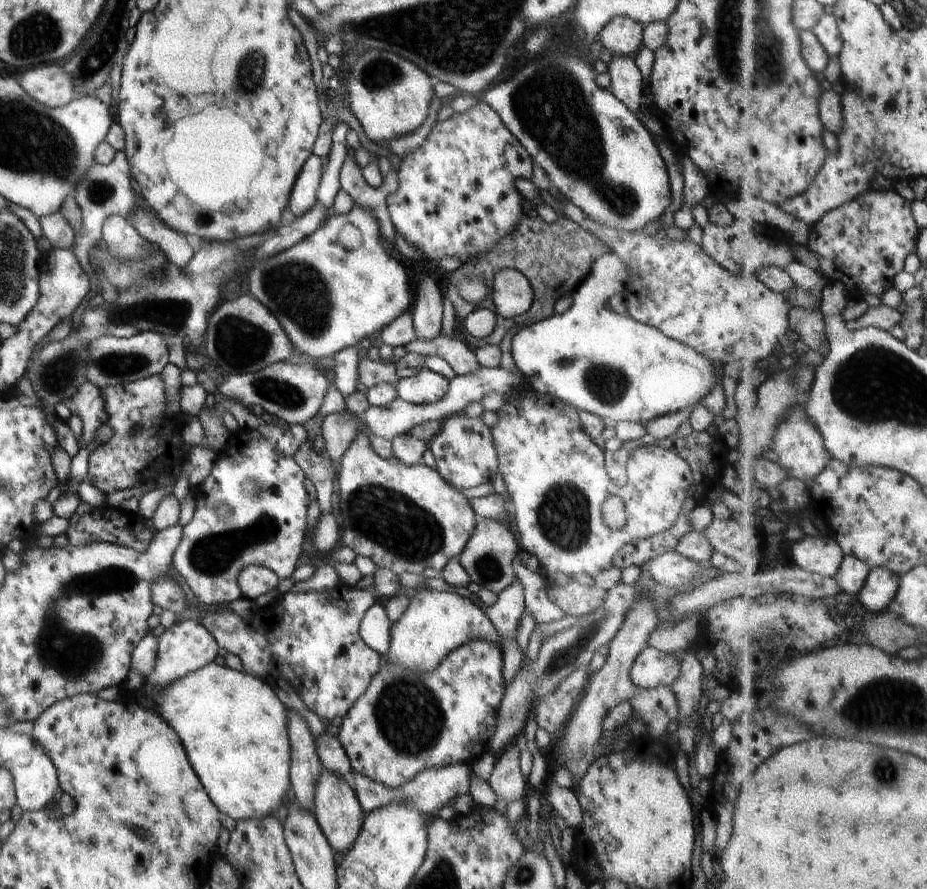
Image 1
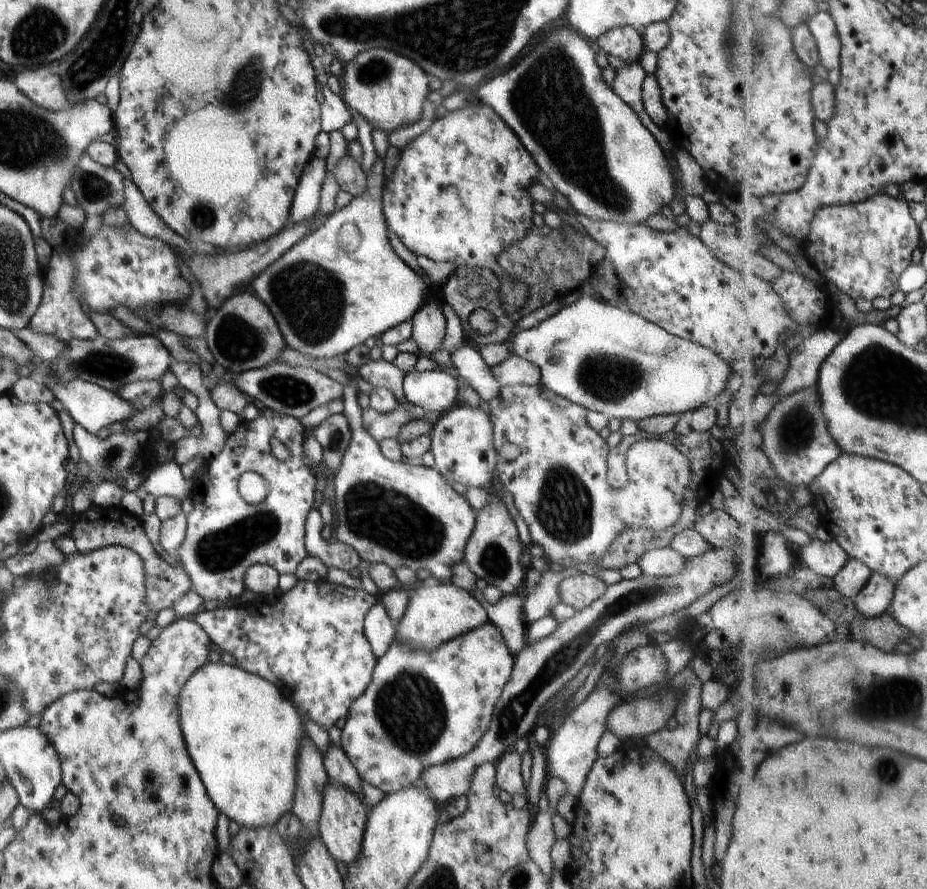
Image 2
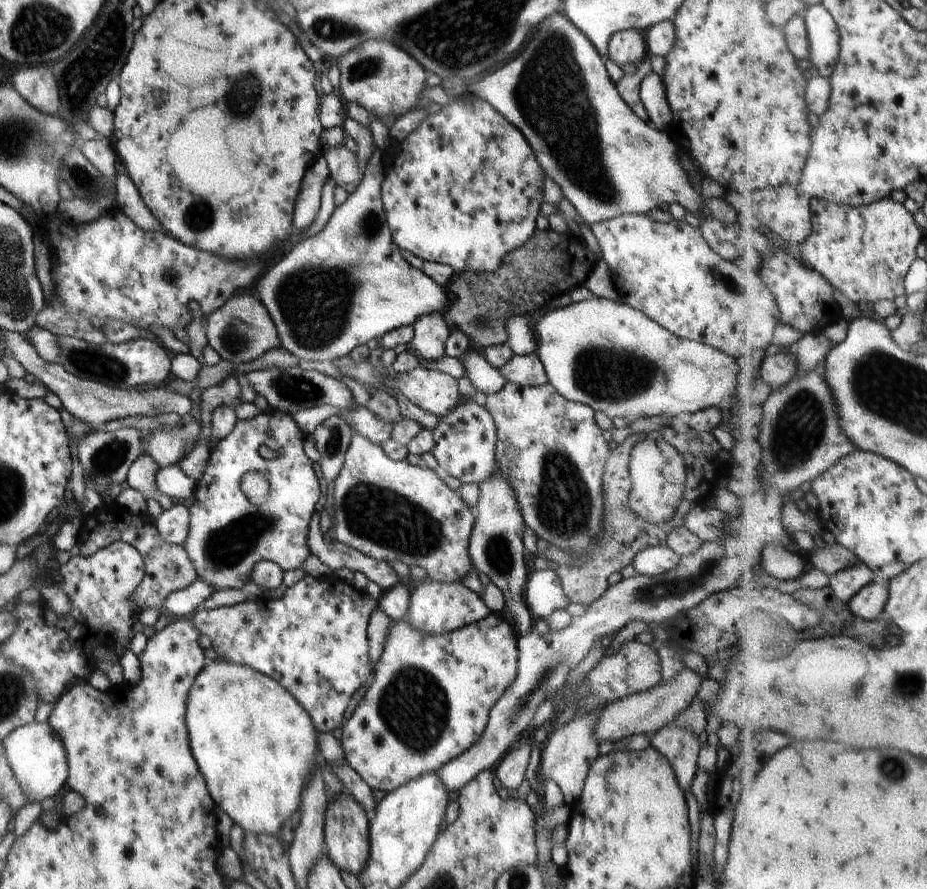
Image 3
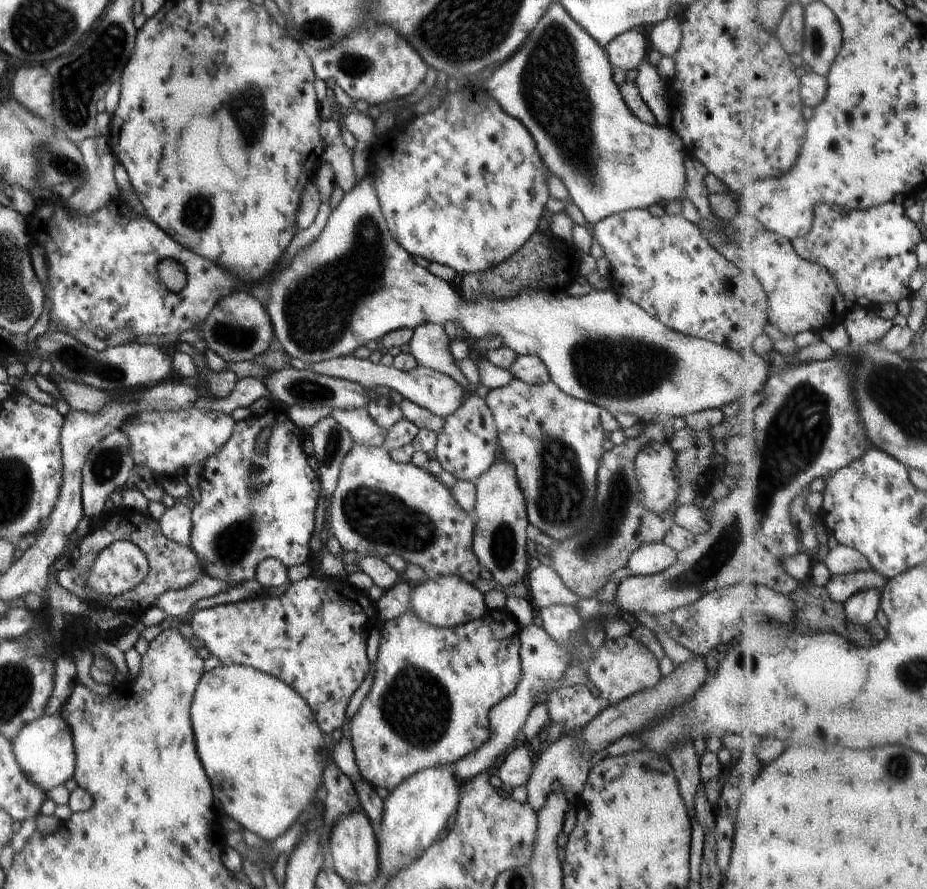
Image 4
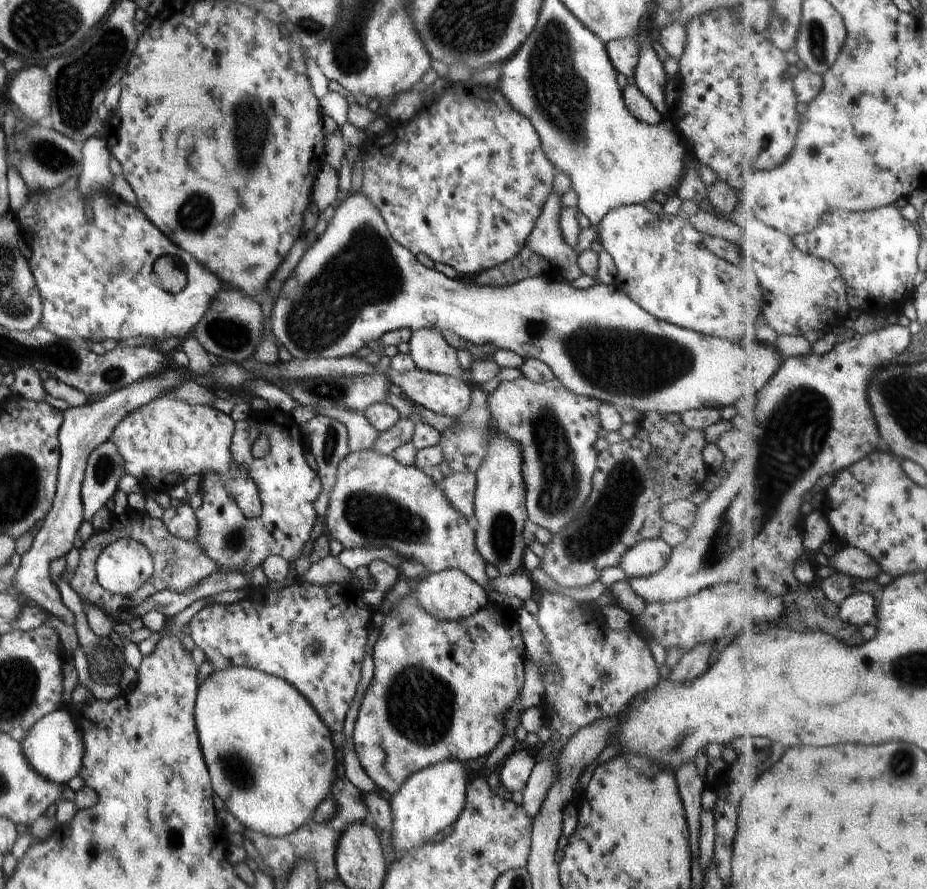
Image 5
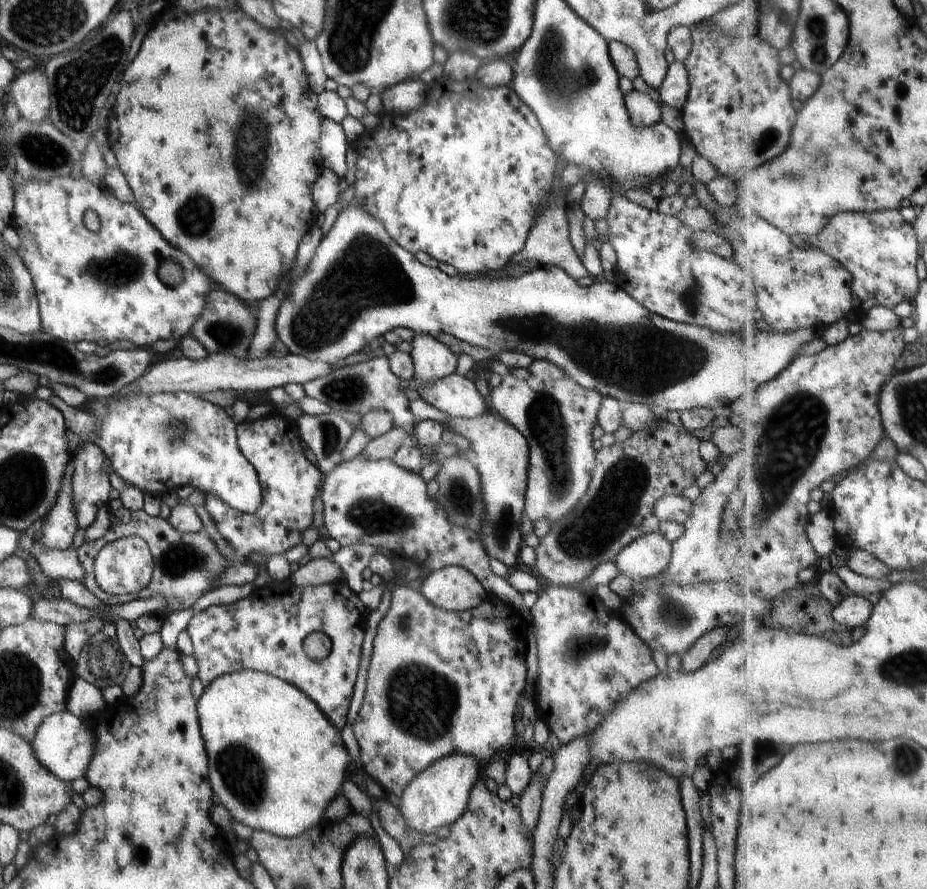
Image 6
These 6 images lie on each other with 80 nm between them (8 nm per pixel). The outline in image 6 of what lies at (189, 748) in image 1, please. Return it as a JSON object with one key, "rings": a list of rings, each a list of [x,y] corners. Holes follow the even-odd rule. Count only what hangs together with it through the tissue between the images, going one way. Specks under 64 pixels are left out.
{"rings":[[[246,669],[229,672],[215,678],[207,687],[204,687],[204,692],[197,702],[197,715],[207,754],[211,789],[220,798],[222,806],[228,810],[233,820],[250,826],[253,830],[266,831],[282,838],[294,838],[319,822],[325,821],[326,808],[336,798],[338,789],[342,789],[342,783],[349,778],[346,772],[348,772],[350,756],[339,730],[322,714],[322,711],[315,702],[308,698],[308,695],[305,695],[293,684],[262,671]]]}

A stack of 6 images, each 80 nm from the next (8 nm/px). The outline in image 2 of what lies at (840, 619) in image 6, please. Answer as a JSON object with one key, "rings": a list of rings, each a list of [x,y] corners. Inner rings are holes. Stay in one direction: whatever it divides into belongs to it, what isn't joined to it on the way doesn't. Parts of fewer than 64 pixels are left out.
{"rings":[[[873,574],[868,585],[853,598],[856,609],[870,618],[880,618],[891,609],[897,583],[882,574]]]}

